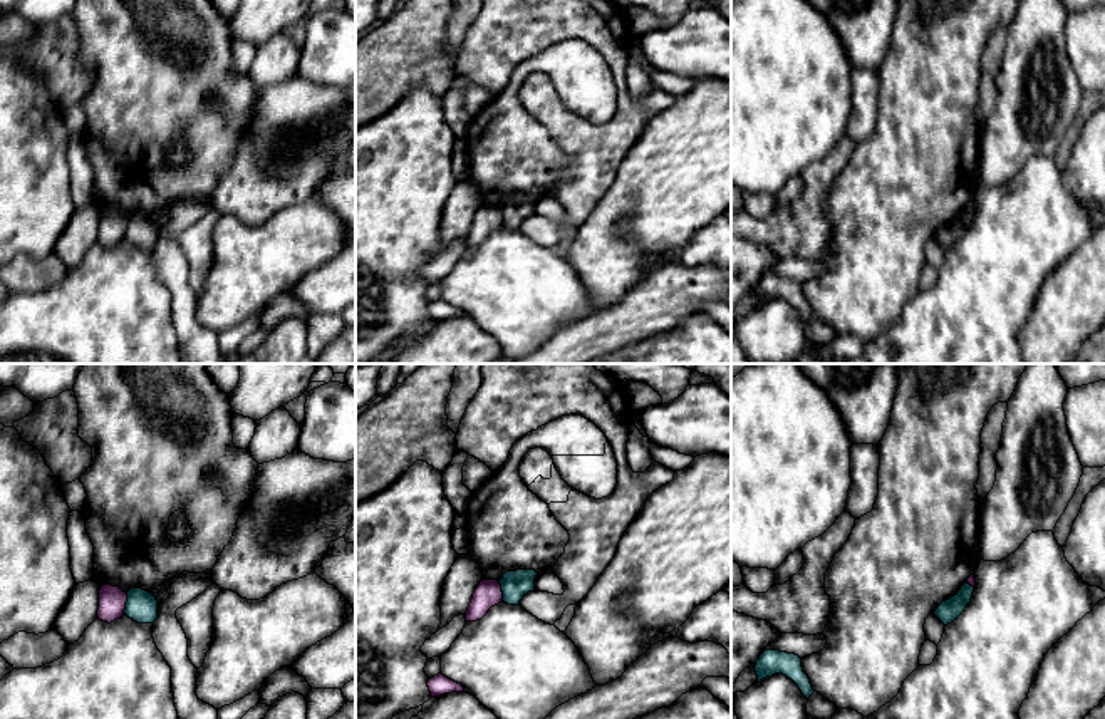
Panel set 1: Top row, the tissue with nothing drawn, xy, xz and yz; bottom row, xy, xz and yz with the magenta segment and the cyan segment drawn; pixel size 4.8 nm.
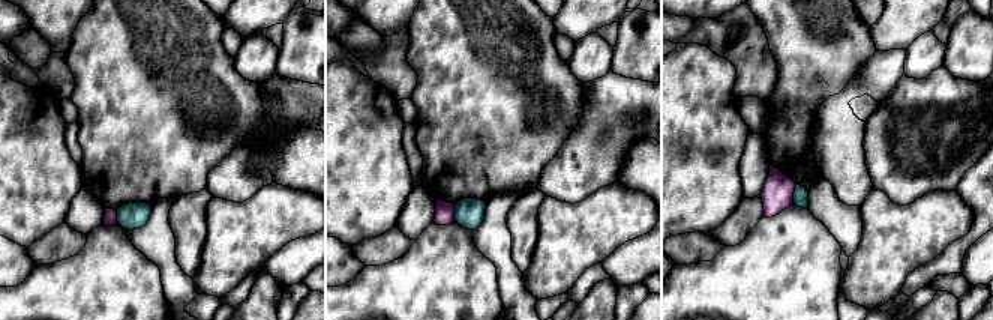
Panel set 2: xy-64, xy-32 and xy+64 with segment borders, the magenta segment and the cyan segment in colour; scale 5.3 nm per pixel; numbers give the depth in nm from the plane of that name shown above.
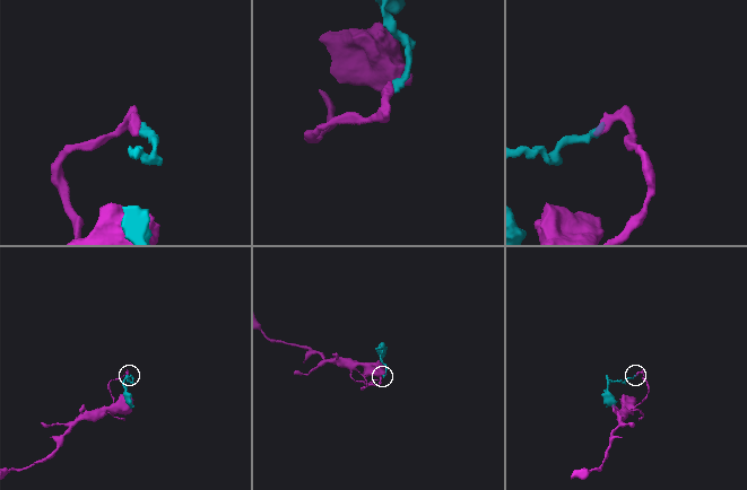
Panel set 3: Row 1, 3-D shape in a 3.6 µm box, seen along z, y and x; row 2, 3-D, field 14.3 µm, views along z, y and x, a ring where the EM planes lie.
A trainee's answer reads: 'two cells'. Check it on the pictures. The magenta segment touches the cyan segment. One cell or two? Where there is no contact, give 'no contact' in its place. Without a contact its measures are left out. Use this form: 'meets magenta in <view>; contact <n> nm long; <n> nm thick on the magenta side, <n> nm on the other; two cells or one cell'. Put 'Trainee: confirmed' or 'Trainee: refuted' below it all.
meets magenta in xy; contact 100 nm long; 130 nm thick on the magenta side, 150 nm on the other; two cells
Trainee: confirmed

